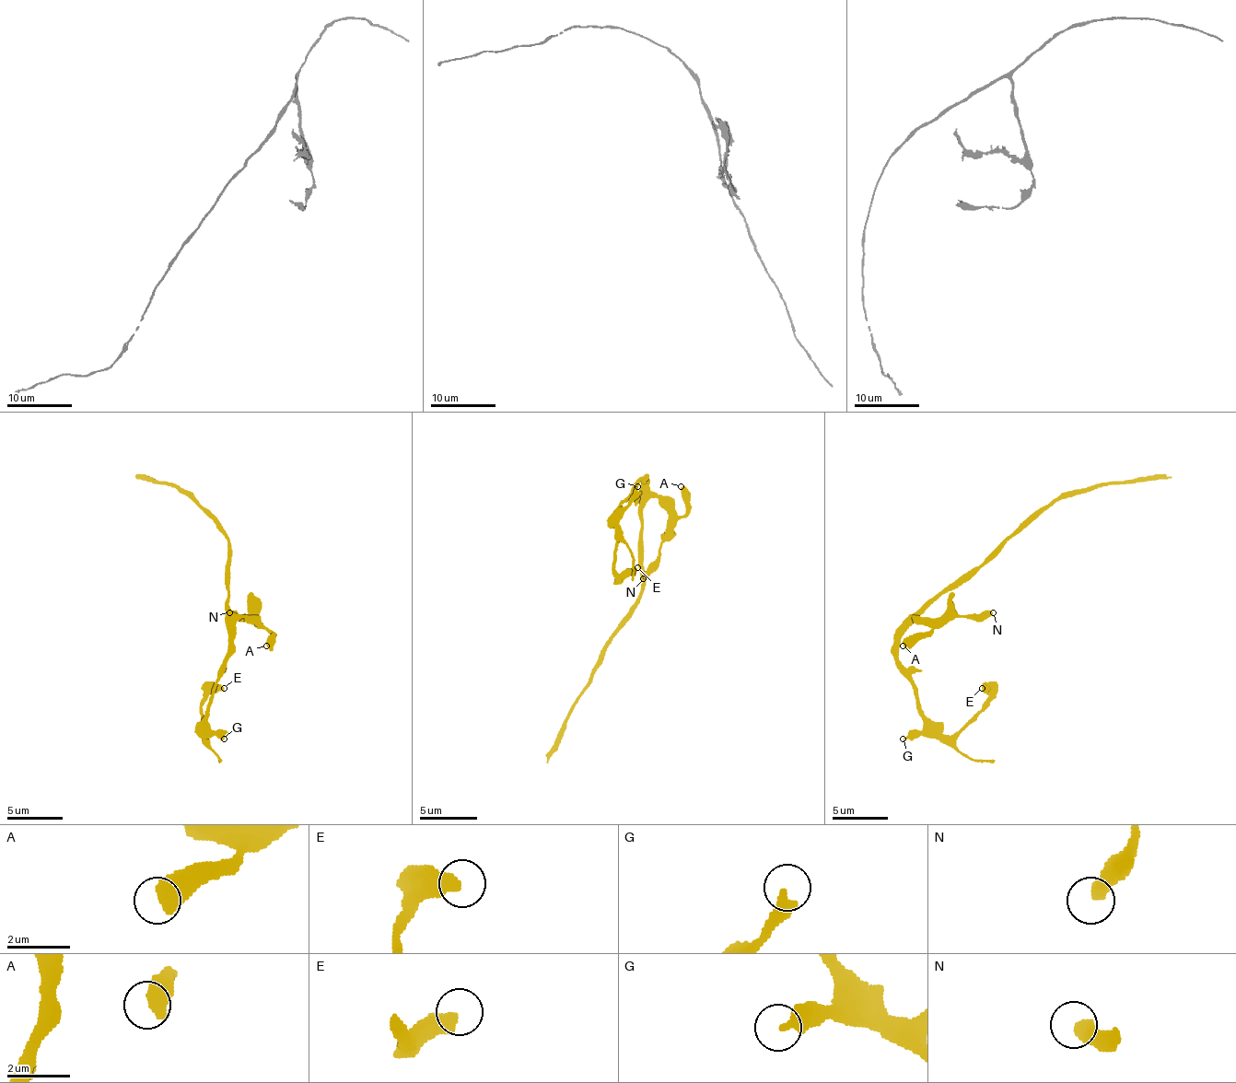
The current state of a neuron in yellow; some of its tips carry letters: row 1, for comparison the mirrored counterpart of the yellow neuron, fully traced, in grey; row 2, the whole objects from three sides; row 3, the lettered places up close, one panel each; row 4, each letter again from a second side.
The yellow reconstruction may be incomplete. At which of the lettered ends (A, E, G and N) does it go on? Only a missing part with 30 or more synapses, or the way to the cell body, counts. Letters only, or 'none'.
none

